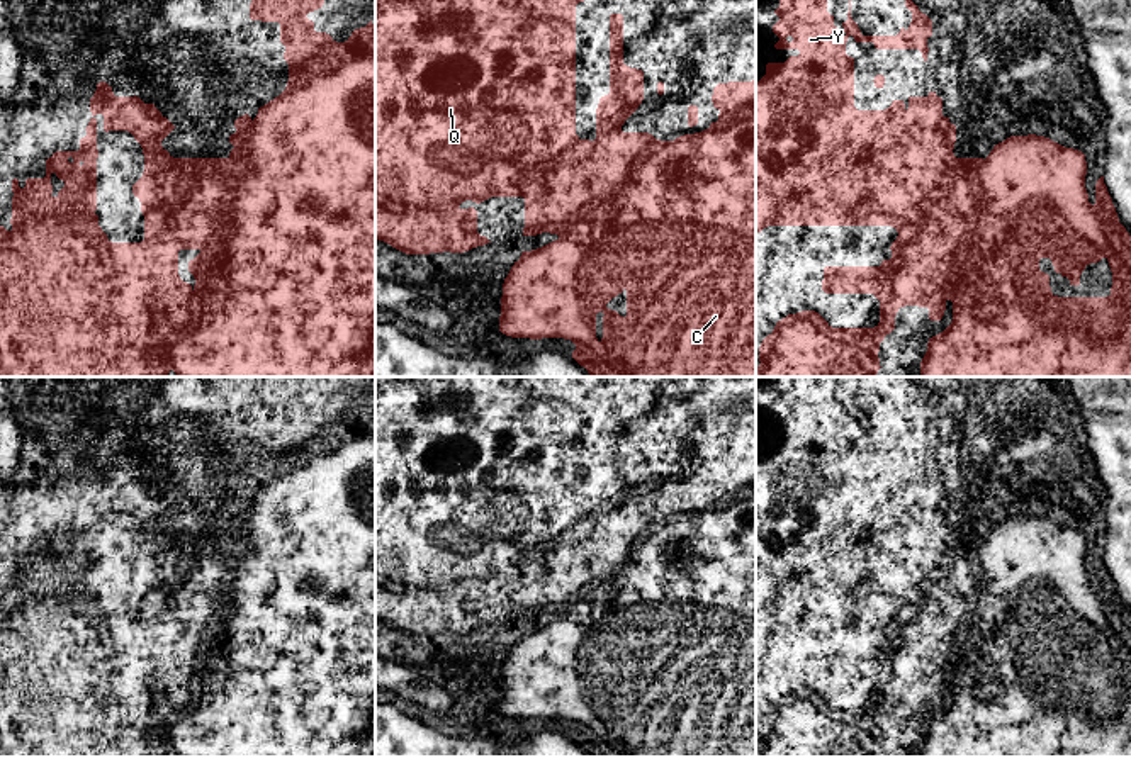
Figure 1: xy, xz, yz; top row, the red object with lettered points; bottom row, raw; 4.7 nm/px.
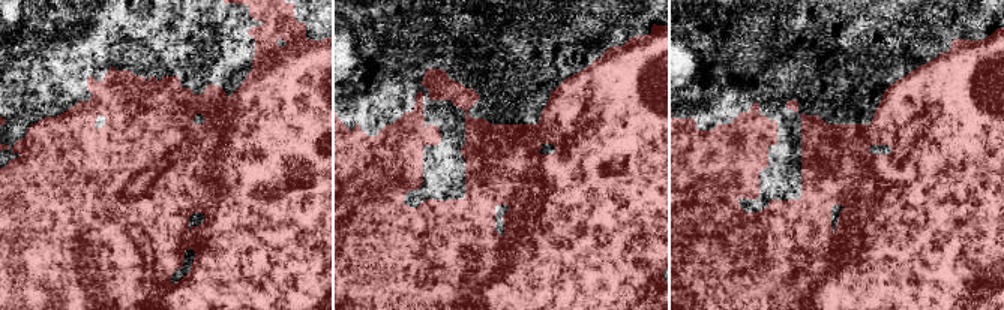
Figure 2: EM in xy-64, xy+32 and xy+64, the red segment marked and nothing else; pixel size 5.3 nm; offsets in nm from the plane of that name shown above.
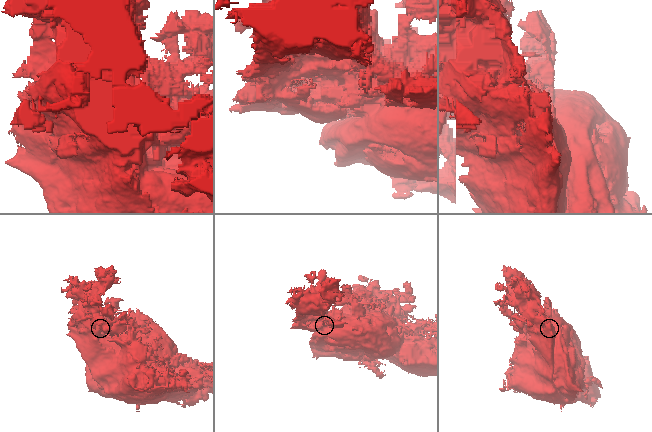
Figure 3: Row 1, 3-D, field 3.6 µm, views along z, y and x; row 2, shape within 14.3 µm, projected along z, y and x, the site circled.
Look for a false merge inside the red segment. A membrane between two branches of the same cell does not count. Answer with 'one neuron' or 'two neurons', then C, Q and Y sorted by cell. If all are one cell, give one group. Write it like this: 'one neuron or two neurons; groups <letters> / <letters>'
two neurons; groups C / Q Y

